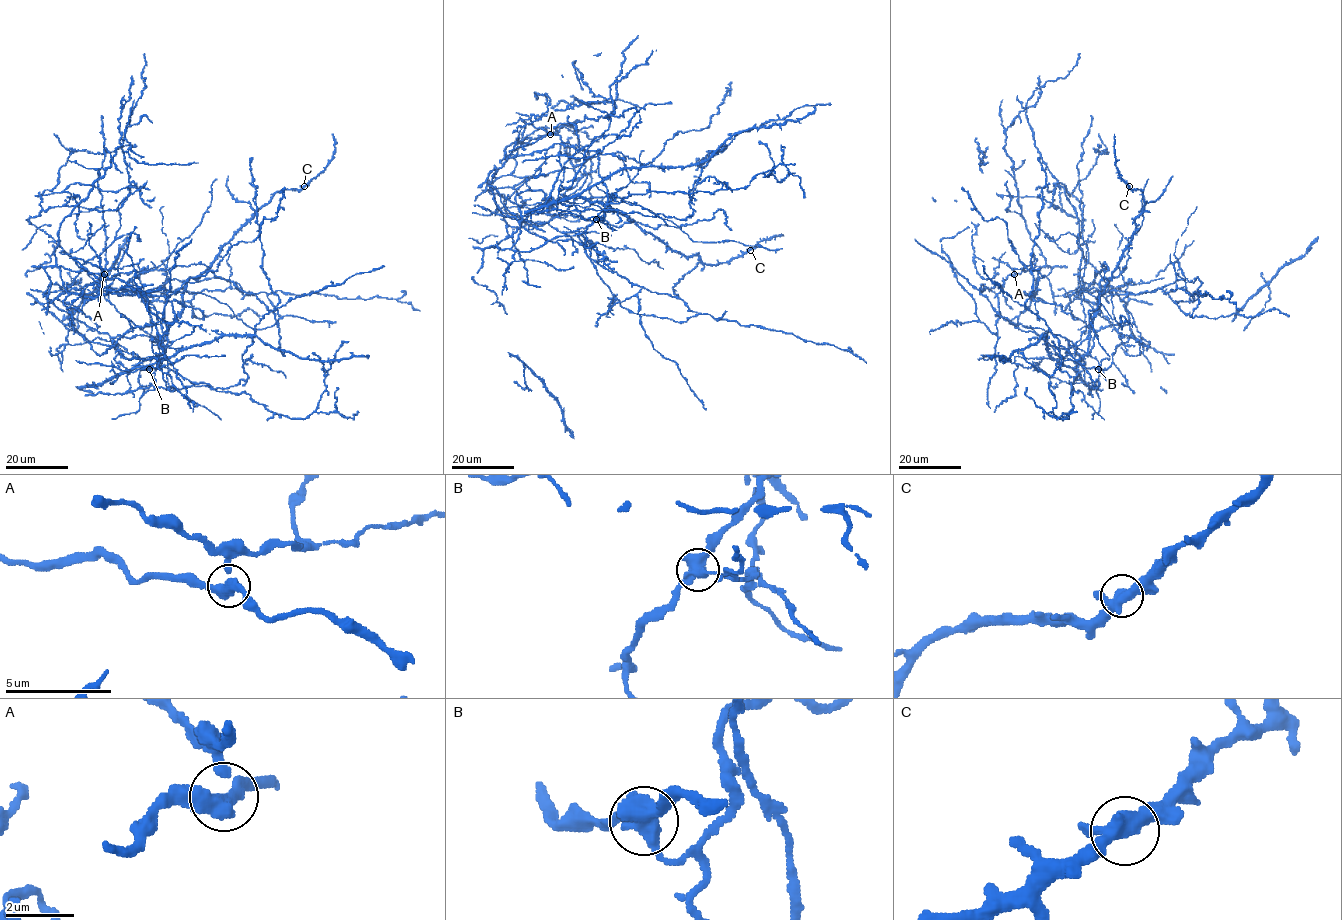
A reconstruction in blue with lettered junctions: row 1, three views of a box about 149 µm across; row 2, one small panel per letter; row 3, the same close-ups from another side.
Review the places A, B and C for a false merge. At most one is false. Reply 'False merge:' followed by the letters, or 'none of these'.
False merge: B

